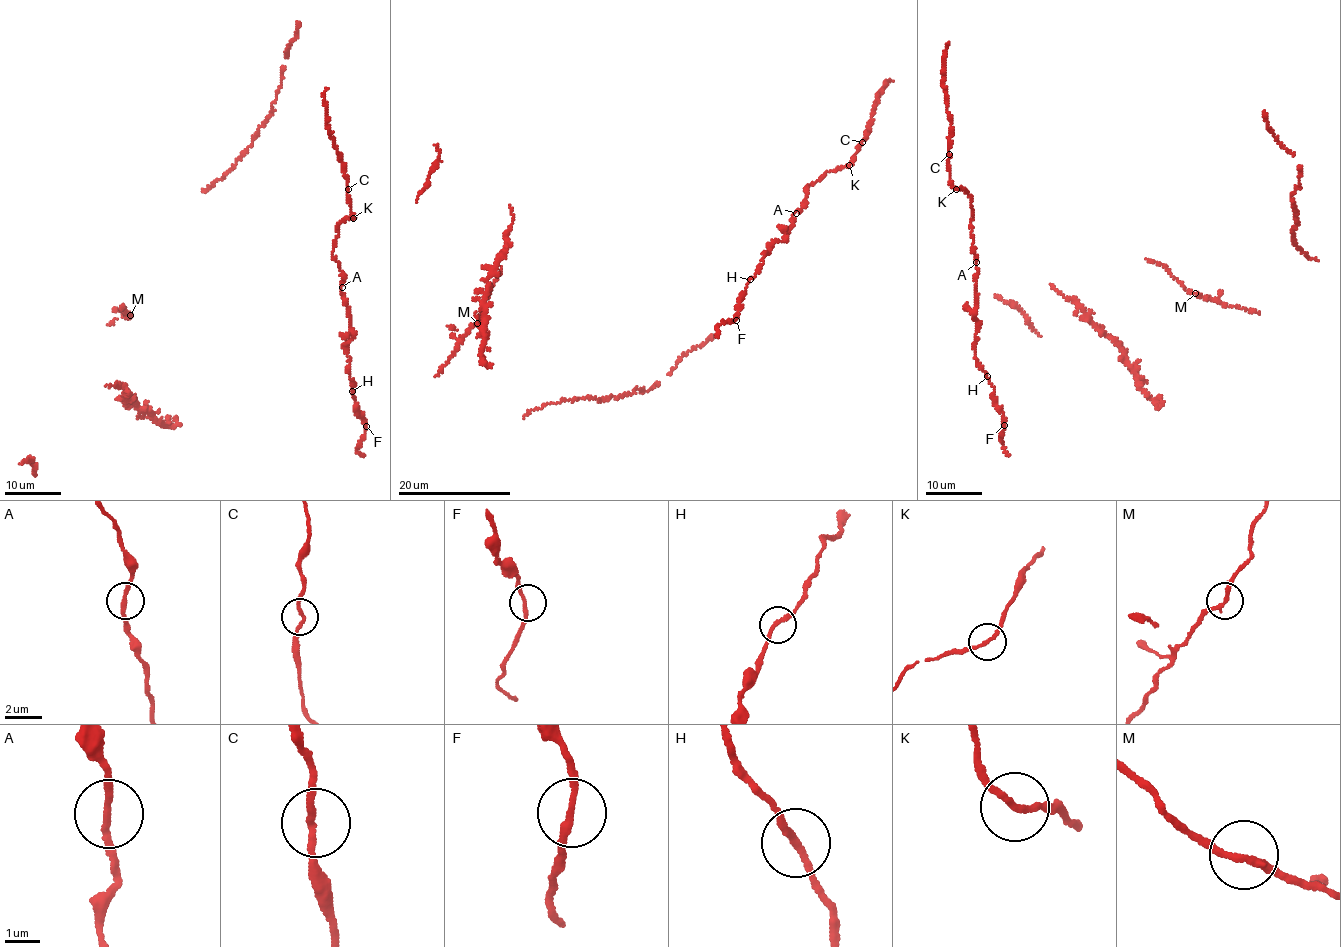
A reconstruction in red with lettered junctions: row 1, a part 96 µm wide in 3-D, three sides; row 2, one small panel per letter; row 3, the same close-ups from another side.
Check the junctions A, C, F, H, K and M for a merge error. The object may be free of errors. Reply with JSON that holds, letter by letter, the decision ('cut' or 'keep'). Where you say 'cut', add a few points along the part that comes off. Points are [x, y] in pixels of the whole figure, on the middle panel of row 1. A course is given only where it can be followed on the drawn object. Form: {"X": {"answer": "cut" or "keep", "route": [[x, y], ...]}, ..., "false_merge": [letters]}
{"A": {"answer": "keep"}, "C": {"answer": "keep"}, "F": {"answer": "keep"}, "H": {"answer": "keep"}, "K": {"answer": "keep"}, "M": {"answer": "keep"}, "false_merge": []}

